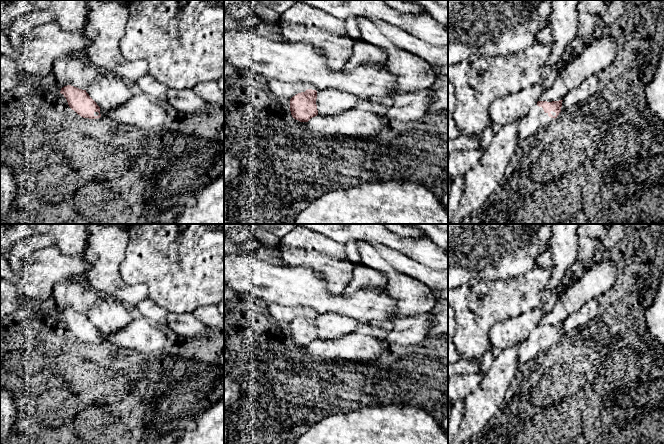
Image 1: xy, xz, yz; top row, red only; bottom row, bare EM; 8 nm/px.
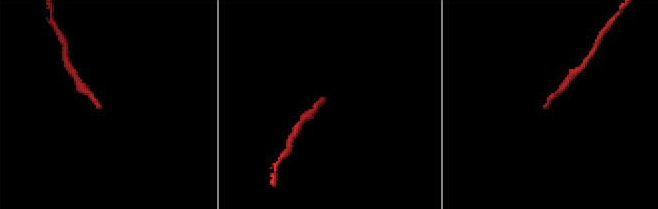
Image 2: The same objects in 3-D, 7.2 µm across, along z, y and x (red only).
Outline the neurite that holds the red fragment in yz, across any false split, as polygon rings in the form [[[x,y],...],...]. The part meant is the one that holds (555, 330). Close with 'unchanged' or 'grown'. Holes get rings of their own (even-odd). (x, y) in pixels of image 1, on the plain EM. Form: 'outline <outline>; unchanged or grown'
outline [[[538,325],[529,336],[519,345],[519,364],[534,359],[543,350],[548,350],[561,336],[562,325]]]; grown

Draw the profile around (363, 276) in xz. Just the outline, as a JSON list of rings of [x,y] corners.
[[[360,263],[355,266],[352,280],[344,292],[351,294],[363,287],[386,288],[387,285],[387,277],[382,272]]]

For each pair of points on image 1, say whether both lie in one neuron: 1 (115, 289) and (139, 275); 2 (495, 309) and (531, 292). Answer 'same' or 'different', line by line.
1: different
2: same

